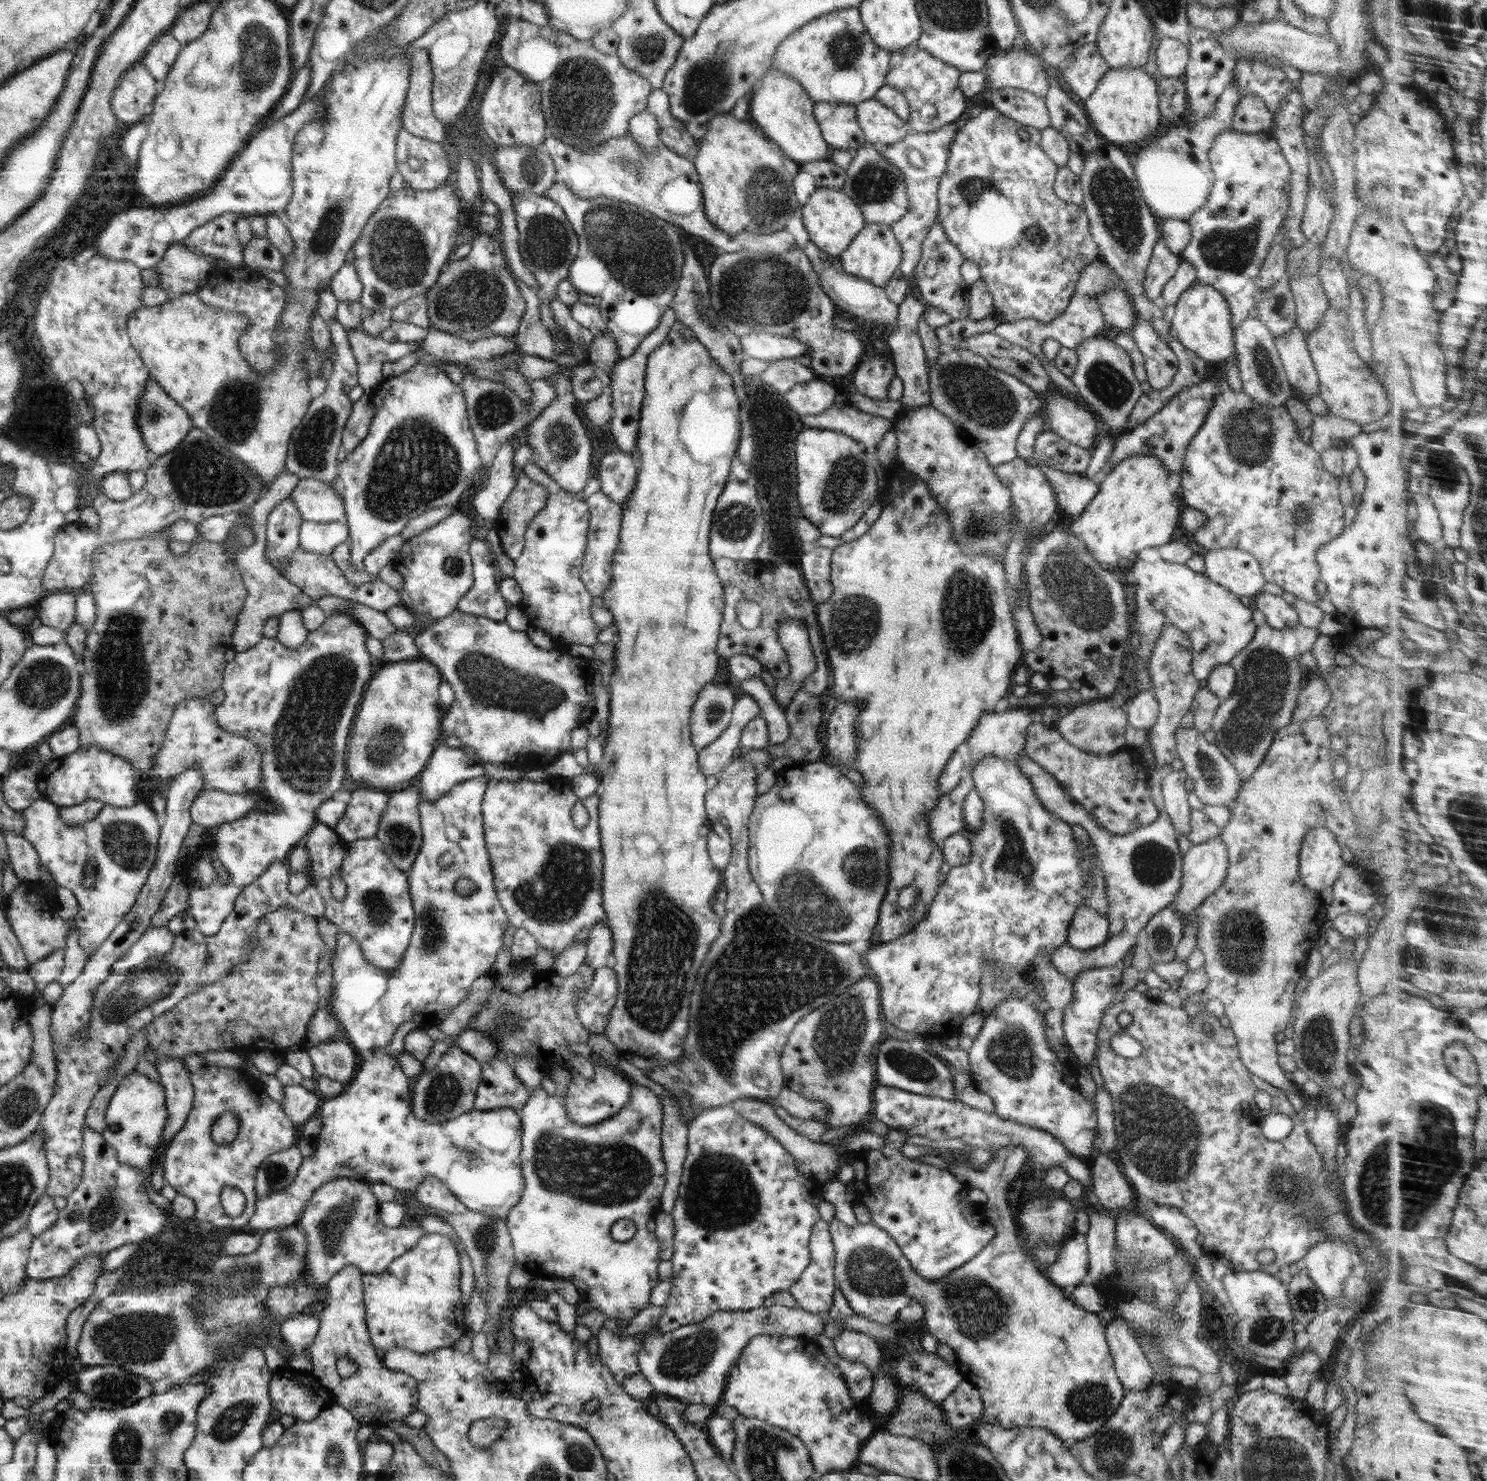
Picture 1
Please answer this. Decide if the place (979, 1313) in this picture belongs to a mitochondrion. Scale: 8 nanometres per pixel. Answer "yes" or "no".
yes

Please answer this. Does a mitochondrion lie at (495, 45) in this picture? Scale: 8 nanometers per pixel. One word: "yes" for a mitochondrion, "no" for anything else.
no

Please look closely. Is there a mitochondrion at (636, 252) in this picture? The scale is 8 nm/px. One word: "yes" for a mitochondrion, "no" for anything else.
yes

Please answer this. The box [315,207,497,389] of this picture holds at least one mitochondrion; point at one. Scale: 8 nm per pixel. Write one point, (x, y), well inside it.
(399, 255)

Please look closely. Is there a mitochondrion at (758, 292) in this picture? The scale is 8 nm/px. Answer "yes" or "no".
yes

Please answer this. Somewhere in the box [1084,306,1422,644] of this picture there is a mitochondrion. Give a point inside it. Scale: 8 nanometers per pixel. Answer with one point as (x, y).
(1248, 435)

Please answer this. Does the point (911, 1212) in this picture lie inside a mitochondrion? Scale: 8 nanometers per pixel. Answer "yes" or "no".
no

